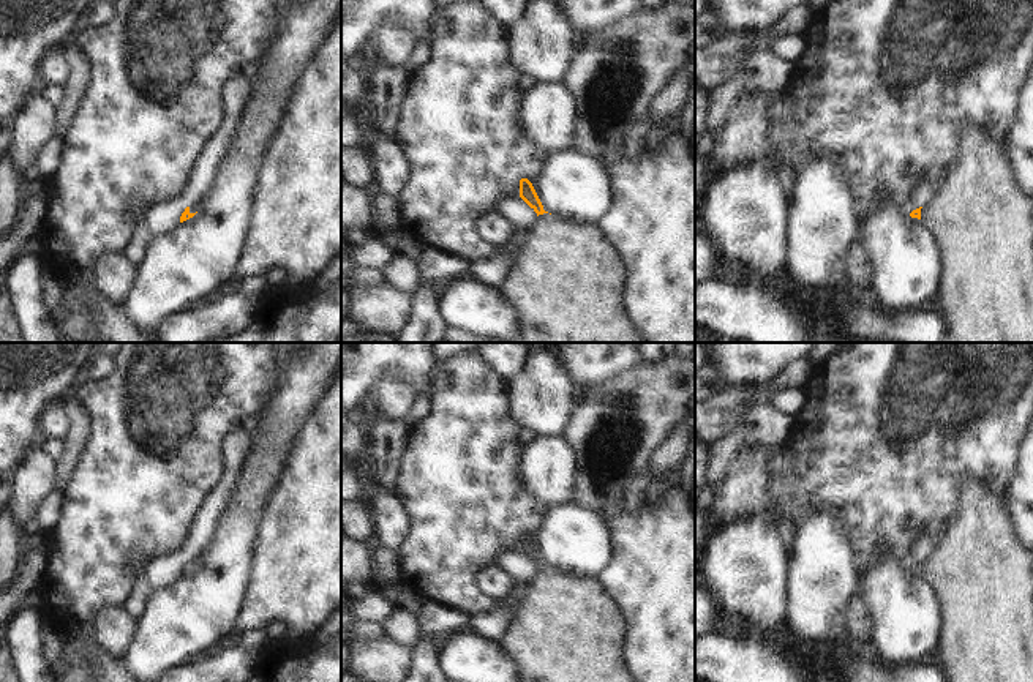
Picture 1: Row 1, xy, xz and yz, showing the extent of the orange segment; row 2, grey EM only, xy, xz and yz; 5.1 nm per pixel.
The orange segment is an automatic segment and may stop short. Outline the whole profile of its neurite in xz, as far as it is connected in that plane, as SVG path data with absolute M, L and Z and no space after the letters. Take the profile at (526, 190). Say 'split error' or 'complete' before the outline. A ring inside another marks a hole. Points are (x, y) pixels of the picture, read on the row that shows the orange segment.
split error | M528 178L520 180L520 197L537 213L537 221L523 232L524 243L518 248L509 278L498 287L502 298L512 305L520 320L518 343L643 343L637 330L627 320L622 311L622 286L627 275L622 257L618 249L605 238L603 232L594 226L580 226L569 223L543 210L543 205Z

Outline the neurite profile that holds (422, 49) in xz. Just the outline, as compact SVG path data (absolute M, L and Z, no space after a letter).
M415 39L412 54L411 54L409 60L404 63L404 68L409 73L409 76L417 68L425 65L428 62L430 55L431 55L431 44L430 44L430 41L417 41Z

